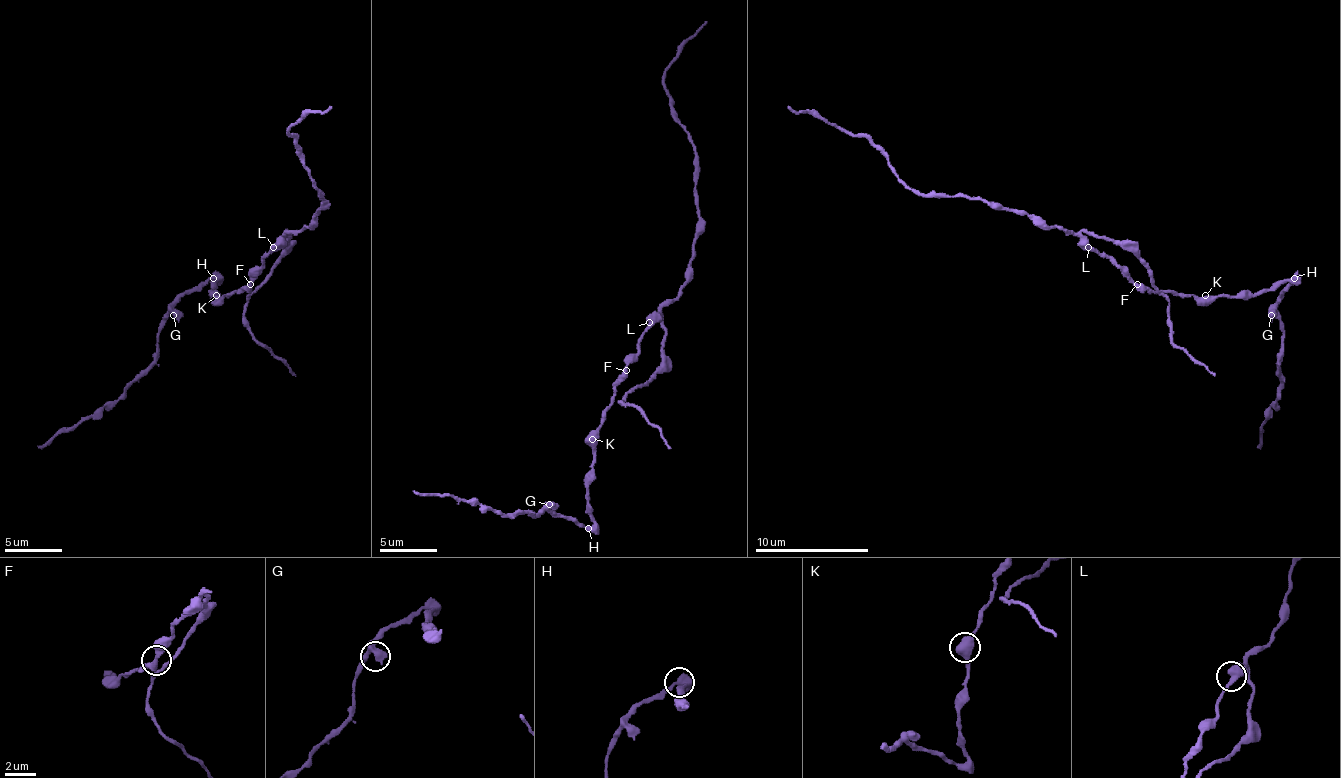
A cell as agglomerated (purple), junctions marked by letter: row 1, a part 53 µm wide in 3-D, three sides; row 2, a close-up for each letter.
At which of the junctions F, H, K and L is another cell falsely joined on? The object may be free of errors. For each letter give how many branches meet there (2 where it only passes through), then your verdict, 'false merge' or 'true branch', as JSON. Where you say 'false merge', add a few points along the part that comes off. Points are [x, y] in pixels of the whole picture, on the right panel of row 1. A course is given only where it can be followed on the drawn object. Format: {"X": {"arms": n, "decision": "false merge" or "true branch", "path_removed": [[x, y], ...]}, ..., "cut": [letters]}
{"F": {"arms": 2, "decision": "true branch"}, "H": {"arms": 2, "decision": "false merge", "path_removed": [[1294, 278], [1276, 307], [1282, 332], [1279, 395], [1268, 407], [1257, 447]]}, "K": {"arms": 2, "decision": "true branch"}, "L": {"arms": 2, "decision": "true branch"}, "cut": ["H"]}

